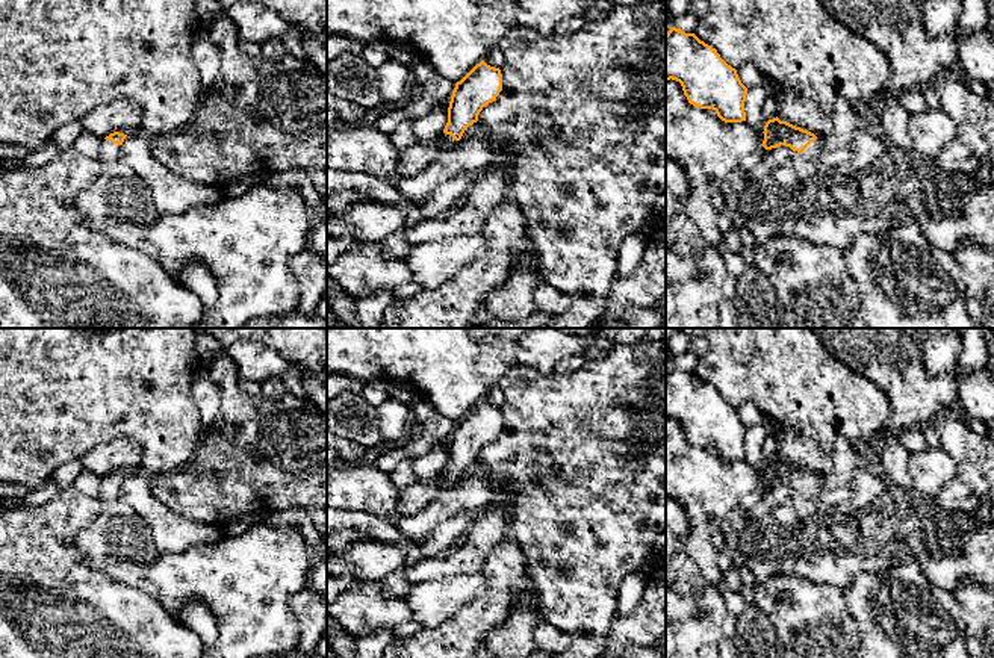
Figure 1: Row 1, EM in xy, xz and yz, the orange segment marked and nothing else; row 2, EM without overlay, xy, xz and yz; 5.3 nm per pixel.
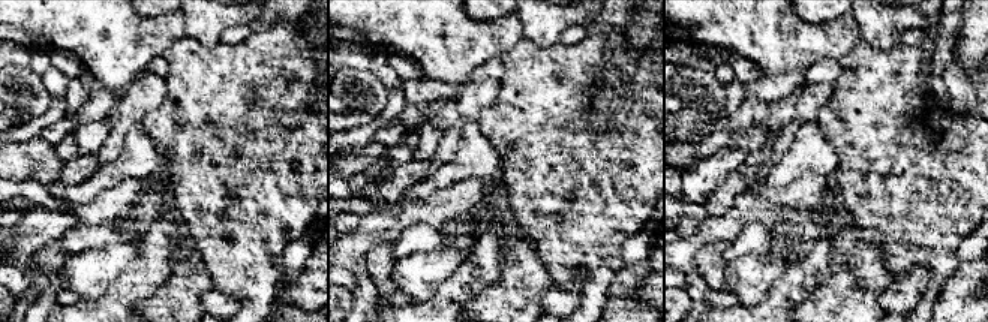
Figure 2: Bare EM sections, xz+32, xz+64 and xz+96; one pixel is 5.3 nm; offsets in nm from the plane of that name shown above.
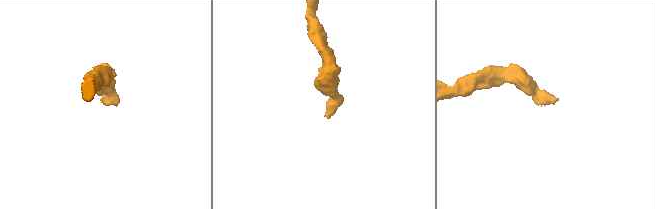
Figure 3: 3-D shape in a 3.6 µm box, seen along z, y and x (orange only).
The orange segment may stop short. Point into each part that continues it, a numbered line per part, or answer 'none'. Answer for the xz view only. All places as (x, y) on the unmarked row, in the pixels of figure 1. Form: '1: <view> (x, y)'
1: xz (447, 480)

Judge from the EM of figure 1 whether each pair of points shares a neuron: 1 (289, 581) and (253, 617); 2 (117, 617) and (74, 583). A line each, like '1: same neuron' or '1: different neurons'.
1: same neuron
2: same neuron

